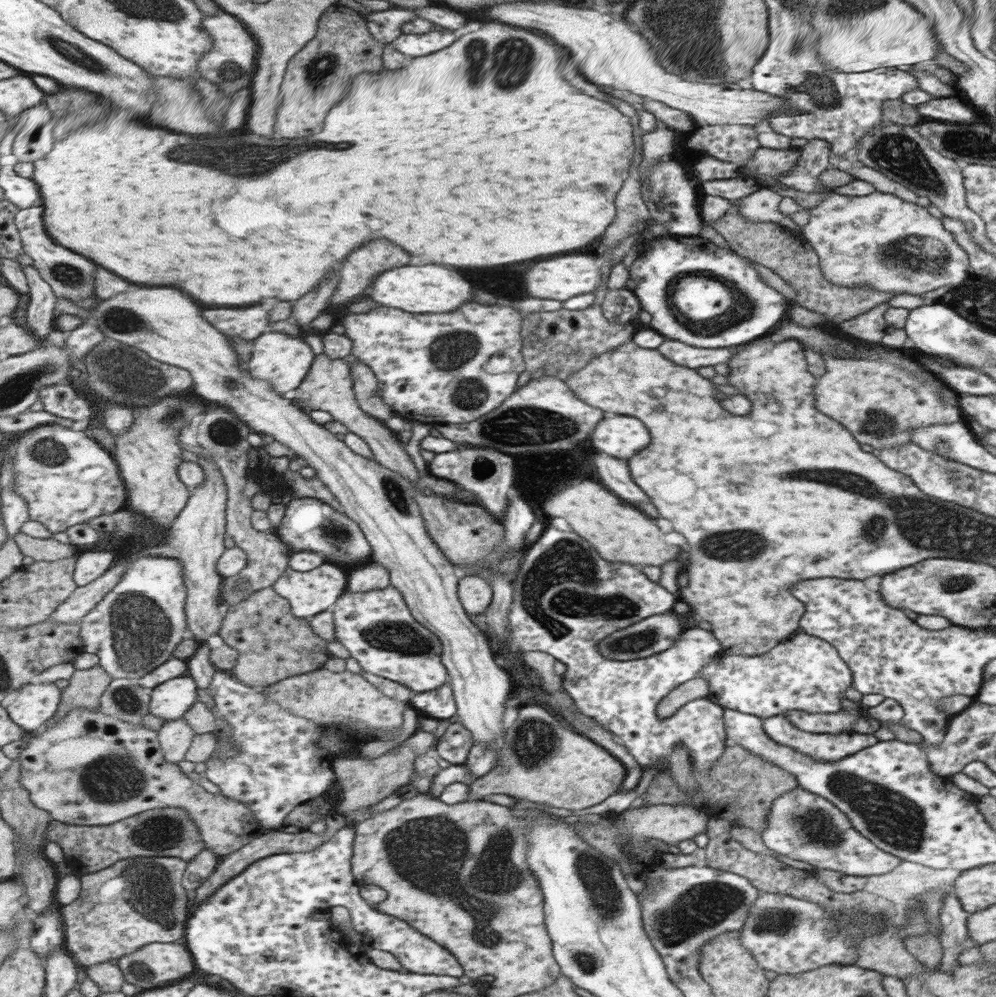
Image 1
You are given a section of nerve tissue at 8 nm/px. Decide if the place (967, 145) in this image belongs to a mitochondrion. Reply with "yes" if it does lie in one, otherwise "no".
yes

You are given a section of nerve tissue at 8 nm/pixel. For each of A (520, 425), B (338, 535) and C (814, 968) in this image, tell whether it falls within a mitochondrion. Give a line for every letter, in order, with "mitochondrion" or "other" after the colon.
A: mitochondrion
B: mitochondrion
C: other

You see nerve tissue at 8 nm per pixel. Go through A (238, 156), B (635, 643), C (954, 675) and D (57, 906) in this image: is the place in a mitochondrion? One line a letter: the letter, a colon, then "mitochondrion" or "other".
A: mitochondrion
B: mitochondrion
C: other
D: other

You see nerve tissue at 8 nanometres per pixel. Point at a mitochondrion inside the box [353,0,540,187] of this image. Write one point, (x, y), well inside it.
(513, 58)

